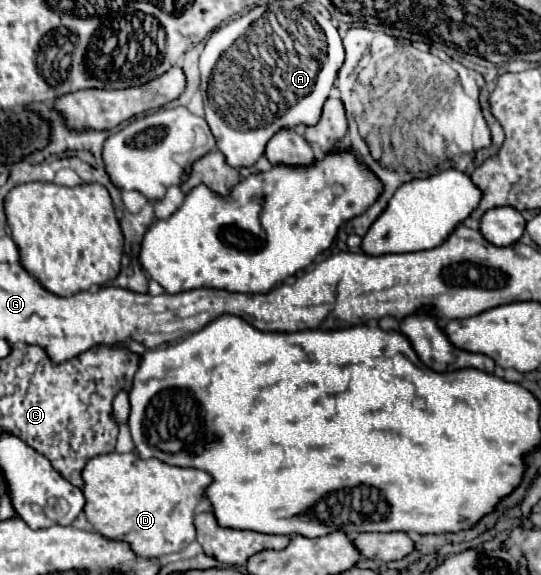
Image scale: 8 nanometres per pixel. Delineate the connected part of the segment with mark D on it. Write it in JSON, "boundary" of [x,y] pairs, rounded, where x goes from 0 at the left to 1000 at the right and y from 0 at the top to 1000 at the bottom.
{"boundary":[[[198,788],[172,795],[153,816],[153,861],[161,868],[157,896],[165,910],[190,934],[227,937],[242,948],[246,962],[257,969],[301,969],[323,958],[338,958],[349,944],[360,941],[360,913],[357,913],[357,885],[379,861],[379,850],[390,840],[390,826],[368,816],[338,816],[309,809],[294,798],[261,798],[253,788]]]}

